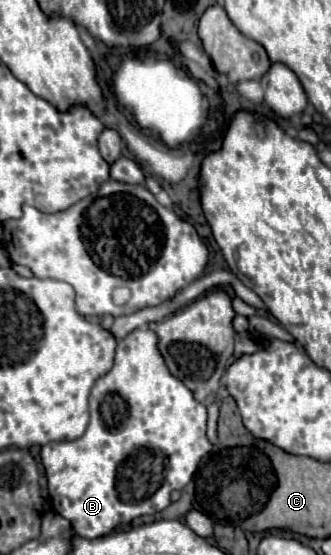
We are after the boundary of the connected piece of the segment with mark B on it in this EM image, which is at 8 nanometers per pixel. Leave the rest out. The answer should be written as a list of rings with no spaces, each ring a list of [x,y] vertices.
[[[134,329],[116,349],[112,369],[96,381],[90,393],[90,425],[80,439],[58,441],[42,447],[42,465],[48,477],[48,491],[54,509],[72,523],[84,539],[104,537],[118,525],[128,525],[140,515],[152,515],[170,505],[170,493],[184,489],[198,469],[198,463],[212,451],[206,439],[206,405],[198,403],[190,389],[170,375],[158,353],[158,337],[152,329]]]

